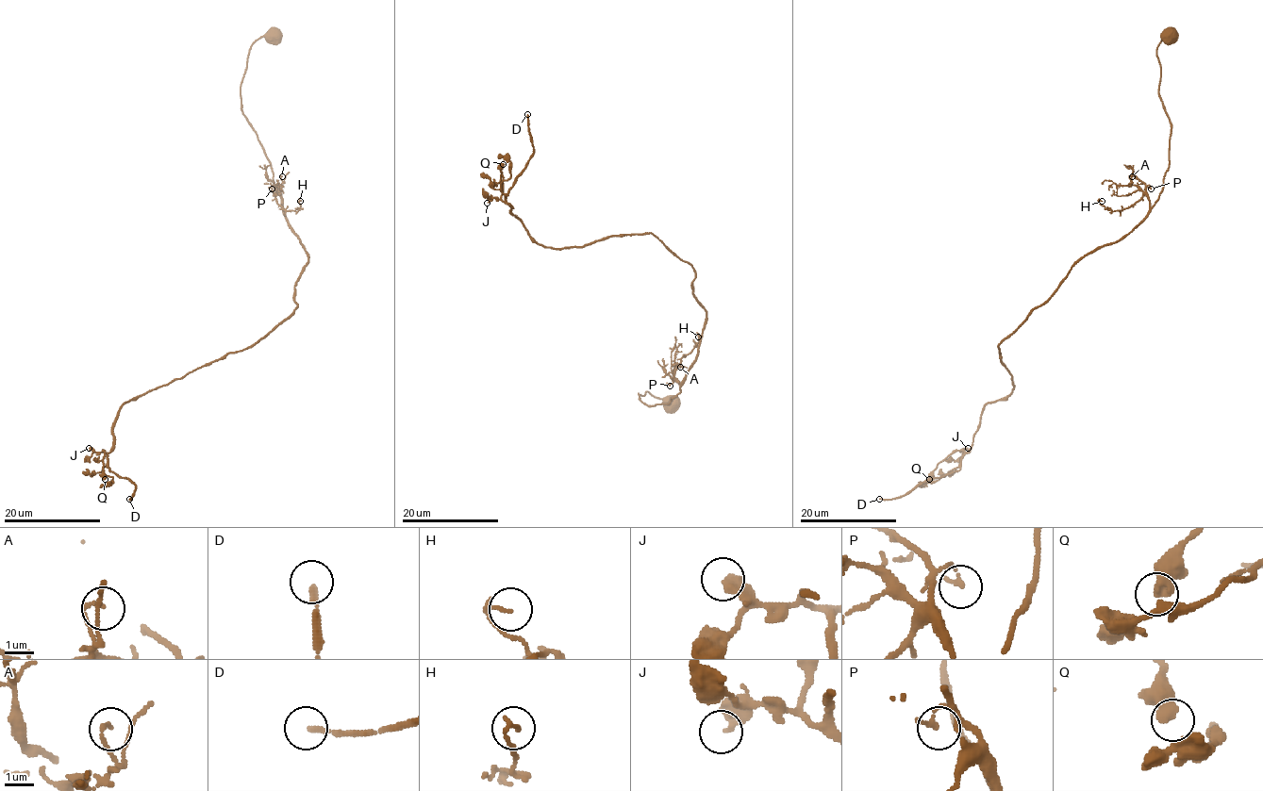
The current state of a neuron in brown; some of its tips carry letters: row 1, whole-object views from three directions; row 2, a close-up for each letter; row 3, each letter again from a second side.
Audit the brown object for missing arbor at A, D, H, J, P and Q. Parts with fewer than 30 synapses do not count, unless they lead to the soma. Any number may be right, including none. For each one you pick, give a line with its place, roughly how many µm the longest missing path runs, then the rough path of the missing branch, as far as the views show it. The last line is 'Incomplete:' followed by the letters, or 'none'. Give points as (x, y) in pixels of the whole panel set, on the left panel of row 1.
D: (129, 499) | 40 µm
Incomplete: D

